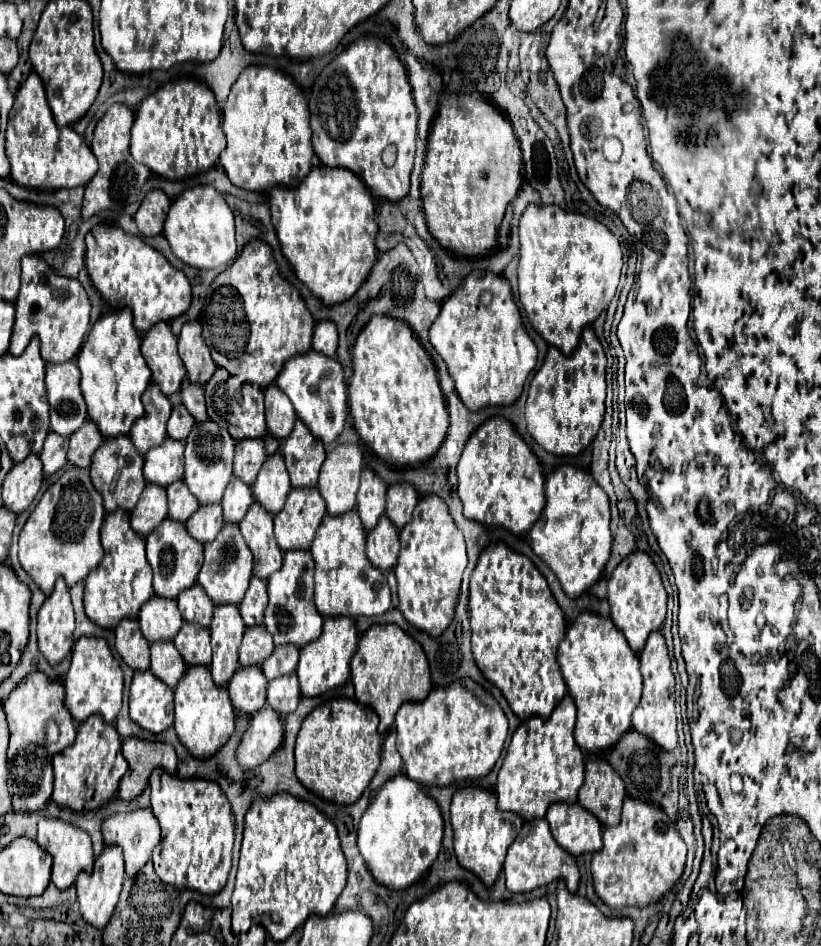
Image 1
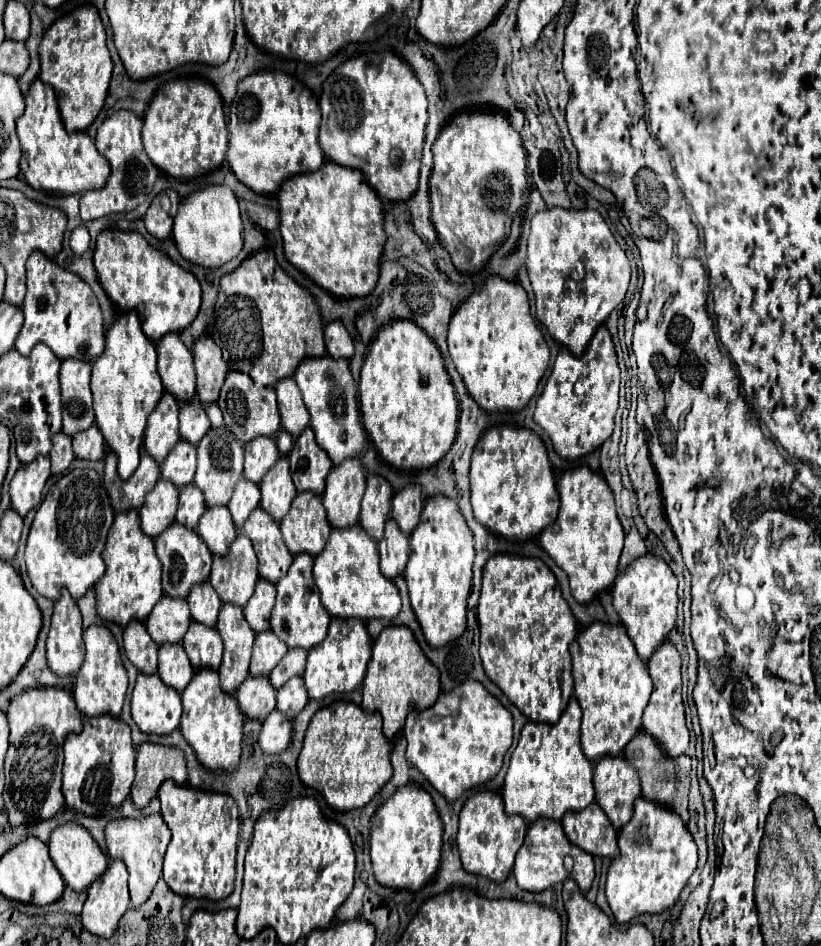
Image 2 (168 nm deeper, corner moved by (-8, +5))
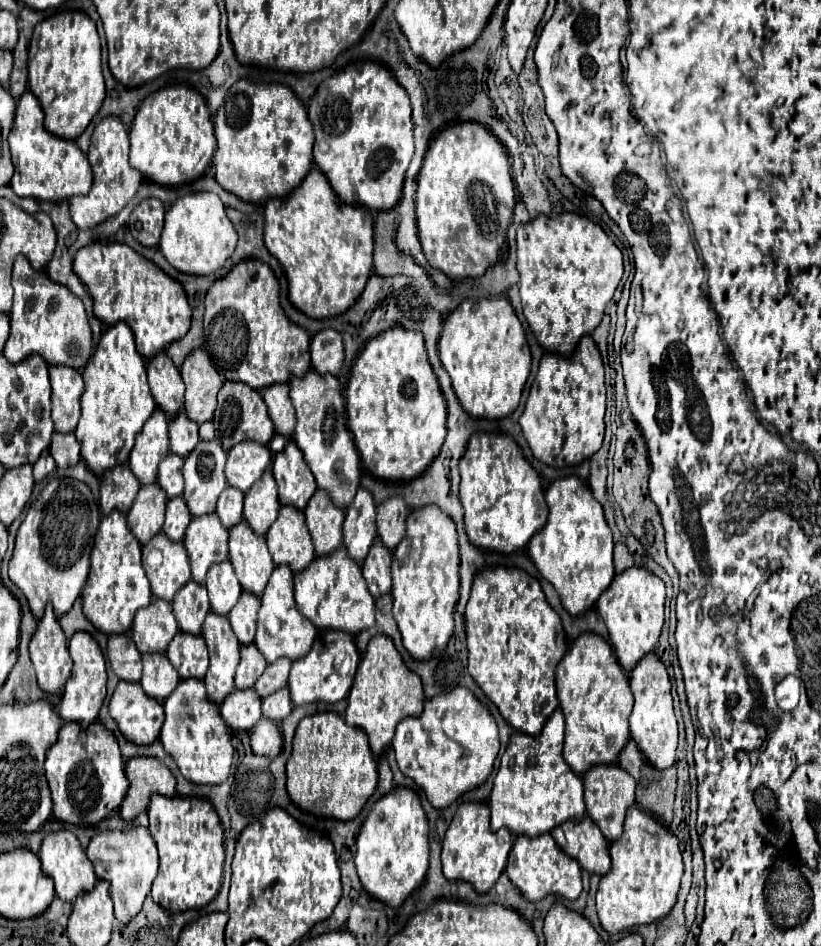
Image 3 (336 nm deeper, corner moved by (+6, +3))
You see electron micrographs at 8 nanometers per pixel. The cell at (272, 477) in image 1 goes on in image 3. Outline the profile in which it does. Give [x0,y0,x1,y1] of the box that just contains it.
[244,470,278,534]

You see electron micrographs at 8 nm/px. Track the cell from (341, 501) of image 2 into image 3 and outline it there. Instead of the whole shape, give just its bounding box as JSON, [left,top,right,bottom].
[304,490,344,554]

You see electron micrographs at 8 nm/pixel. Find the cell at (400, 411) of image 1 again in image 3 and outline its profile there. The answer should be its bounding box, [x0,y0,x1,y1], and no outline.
[346,328,446,480]

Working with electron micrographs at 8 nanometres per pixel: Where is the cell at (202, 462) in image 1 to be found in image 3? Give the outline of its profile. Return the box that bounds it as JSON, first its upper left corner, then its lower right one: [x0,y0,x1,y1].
[184,440,226,516]

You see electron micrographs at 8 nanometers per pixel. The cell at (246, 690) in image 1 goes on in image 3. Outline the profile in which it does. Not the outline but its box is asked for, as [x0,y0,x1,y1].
[220,690,260,730]

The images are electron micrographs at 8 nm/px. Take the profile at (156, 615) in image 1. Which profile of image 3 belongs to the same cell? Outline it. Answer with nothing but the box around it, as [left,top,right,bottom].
[132,598,178,652]

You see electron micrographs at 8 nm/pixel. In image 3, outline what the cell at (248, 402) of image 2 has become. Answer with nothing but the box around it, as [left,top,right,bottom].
[214,382,274,450]

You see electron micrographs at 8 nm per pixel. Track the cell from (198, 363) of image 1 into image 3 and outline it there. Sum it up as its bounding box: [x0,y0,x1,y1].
[180,348,224,424]

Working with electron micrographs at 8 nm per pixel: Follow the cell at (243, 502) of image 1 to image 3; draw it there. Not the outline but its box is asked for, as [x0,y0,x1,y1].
[216,486,244,528]

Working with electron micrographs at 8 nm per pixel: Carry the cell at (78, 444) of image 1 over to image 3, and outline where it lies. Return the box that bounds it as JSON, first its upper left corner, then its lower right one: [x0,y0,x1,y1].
[50,432,82,468]

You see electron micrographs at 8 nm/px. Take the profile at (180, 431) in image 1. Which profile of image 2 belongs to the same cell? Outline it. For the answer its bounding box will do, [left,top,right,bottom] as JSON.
[180,398,210,446]

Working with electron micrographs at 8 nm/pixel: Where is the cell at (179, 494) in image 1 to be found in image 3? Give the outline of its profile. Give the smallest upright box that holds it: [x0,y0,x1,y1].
[162,496,192,542]

